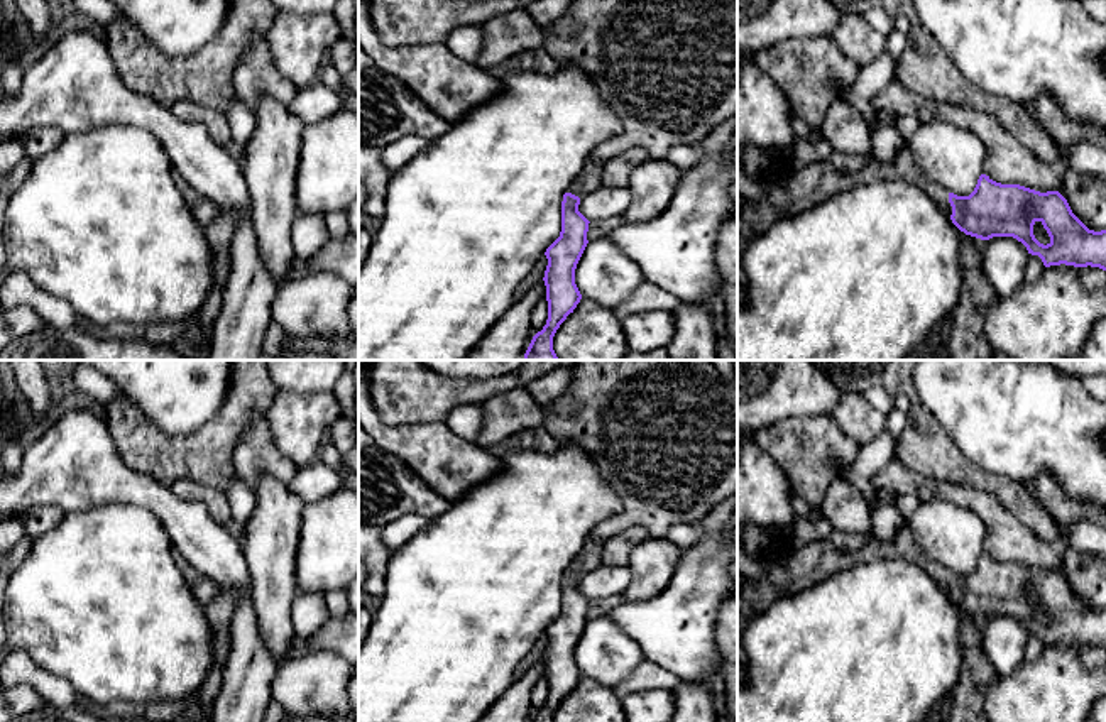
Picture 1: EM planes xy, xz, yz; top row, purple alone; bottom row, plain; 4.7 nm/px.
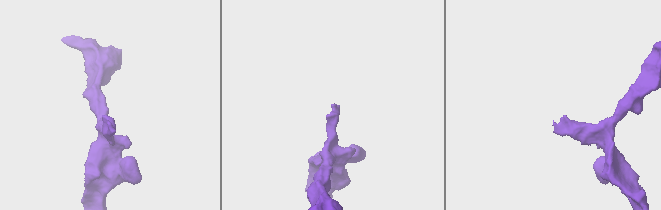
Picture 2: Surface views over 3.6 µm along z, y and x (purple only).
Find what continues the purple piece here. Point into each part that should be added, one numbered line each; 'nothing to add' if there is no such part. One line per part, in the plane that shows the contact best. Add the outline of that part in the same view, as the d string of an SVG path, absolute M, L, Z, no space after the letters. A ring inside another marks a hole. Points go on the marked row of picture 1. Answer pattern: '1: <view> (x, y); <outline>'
1: yz (788, 193); M906 145L896 152L893 161L871 161L857 171L839 171L829 161L815 161L803 169L791 171L790 162L786 162L781 169L763 178L766 196L759 203L744 203L737 218L737 286L746 287L746 274L741 264L746 247L773 223L817 208L856 186L893 179L915 184L944 213L952 215L949 191L915 166Z

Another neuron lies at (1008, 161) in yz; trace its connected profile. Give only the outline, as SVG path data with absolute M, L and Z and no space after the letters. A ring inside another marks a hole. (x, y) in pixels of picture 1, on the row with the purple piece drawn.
M893 78L874 98L874 110L893 117L913 115L920 123L942 120L974 134L986 147L983 174L1001 184L1020 184L1040 193L1060 191L1064 178L1072 171L1064 161L1045 164L1020 140L1013 139L999 122L972 107L927 100Z

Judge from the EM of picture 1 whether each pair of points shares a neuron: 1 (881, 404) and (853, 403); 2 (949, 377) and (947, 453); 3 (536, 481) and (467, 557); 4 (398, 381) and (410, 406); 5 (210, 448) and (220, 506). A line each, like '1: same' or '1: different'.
1: different
2: different
3: same
4: same
5: different

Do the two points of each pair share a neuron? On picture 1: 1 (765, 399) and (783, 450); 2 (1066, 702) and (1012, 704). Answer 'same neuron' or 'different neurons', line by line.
1: different neurons
2: same neuron

